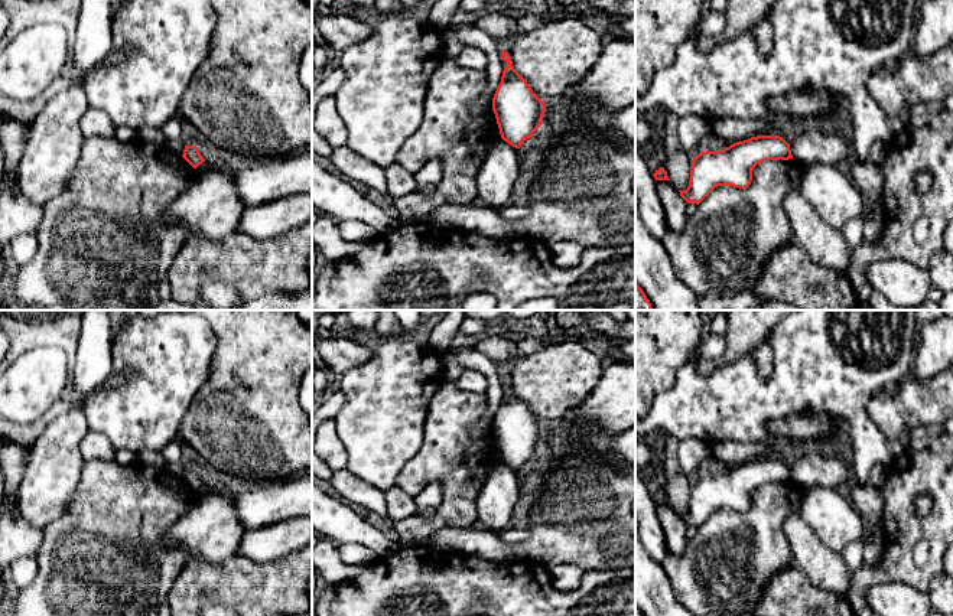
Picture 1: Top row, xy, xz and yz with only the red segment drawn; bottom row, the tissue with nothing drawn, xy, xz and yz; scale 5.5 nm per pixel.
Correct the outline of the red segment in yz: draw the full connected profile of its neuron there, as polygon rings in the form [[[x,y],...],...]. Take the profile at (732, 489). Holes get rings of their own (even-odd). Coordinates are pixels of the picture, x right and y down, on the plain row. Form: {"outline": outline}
{"outline": [[[757,459],[723,473],[700,475],[693,482],[689,509],[679,514],[680,519],[699,528],[718,509],[745,512],[757,488],[780,482],[793,482],[790,467],[780,459]]]}

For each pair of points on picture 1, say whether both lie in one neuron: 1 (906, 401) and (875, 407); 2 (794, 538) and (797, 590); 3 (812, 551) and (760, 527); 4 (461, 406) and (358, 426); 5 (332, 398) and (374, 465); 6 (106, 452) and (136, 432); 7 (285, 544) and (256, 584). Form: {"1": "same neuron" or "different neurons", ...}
{"1": "same neuron", "2": "different neurons", "3": "different neurons", "4": "different neurons", "5": "different neurons", "6": "different neurons", "7": "different neurons"}

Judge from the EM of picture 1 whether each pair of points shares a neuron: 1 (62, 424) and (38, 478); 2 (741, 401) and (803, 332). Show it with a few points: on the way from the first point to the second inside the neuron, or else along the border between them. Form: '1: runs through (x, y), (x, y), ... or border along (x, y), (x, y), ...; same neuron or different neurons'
1: runs through (62, 437), (57, 445), (55, 460), (51, 465); same neuron
2: runs through (763, 397), (803, 354); same neuron

